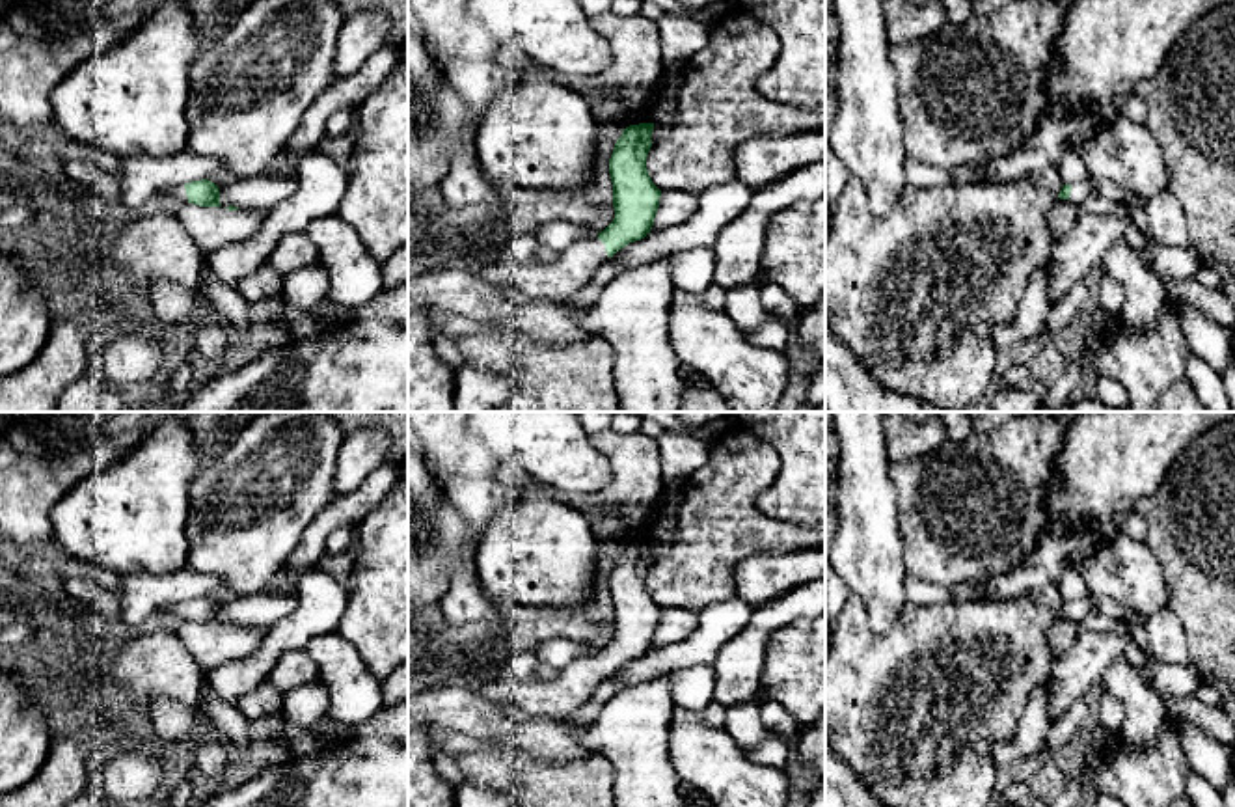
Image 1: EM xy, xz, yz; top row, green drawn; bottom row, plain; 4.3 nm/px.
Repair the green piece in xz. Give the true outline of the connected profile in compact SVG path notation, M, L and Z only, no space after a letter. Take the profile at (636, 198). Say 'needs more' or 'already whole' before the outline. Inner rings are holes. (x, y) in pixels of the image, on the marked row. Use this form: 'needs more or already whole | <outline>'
needs more | M654 123L630 125L617 140L609 158L615 218L596 239L566 248L553 263L494 261L481 268L481 276L531 298L570 302L602 263L630 242L645 239L654 226L661 190L646 170L652 130Z

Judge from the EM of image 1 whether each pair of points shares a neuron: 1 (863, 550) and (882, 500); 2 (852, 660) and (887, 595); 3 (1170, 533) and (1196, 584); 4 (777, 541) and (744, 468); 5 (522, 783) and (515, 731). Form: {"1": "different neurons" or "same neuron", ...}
{"1": "same neuron", "2": "different neurons", "3": "same neuron", "4": "same neuron", "5": "different neurons"}

